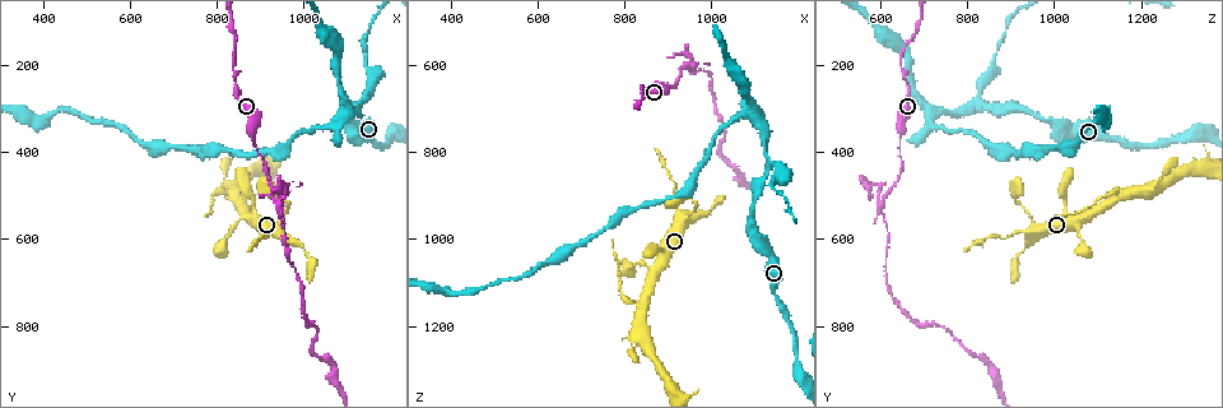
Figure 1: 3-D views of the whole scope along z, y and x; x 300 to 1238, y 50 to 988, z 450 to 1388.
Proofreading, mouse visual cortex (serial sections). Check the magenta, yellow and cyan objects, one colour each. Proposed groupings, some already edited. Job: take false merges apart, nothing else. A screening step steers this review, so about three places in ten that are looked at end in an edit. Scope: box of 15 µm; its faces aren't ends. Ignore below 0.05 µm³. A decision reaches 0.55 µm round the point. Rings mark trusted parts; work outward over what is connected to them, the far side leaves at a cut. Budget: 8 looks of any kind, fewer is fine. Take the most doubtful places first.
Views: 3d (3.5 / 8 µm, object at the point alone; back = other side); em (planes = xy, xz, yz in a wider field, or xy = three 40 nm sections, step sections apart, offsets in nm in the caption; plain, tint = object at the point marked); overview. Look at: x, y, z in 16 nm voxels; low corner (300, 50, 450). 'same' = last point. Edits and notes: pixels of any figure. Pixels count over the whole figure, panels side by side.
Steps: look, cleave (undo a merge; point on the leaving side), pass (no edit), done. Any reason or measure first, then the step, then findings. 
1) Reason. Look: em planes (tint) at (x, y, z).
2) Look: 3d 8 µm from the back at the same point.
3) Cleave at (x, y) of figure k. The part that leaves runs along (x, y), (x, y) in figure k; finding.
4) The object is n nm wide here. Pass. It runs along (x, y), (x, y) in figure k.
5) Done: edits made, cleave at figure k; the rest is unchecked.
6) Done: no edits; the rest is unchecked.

Three arms meet. Look: em xy step 1 (tint) at (945, 520, 600).

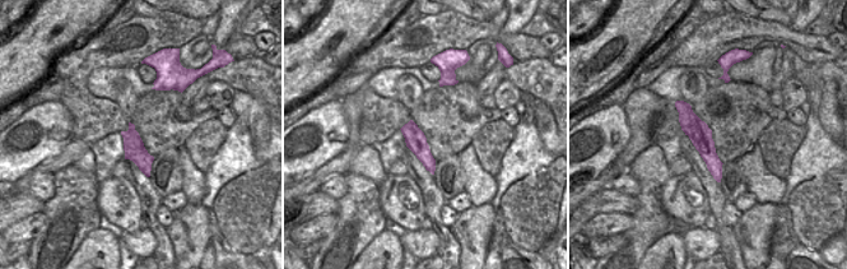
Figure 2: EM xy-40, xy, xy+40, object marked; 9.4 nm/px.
Look: 3d 3.5 µm at the same point.

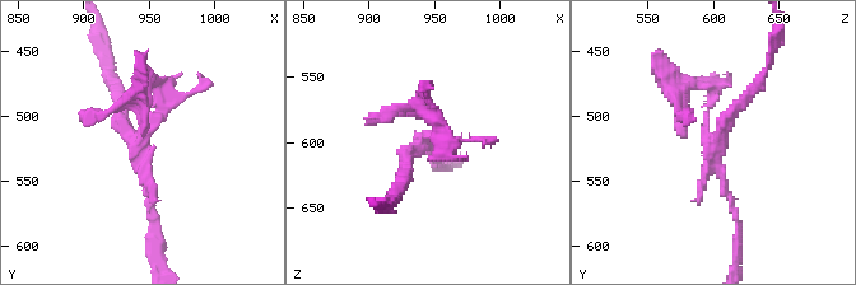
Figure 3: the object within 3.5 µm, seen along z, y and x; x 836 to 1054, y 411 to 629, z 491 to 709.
Pass. It runs along (112, 83), (148, 173), (152, 228) in figure 3; one cell here.

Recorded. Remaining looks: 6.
Arms part here. Look: 3d 8 µm at (1110, 305, 870).

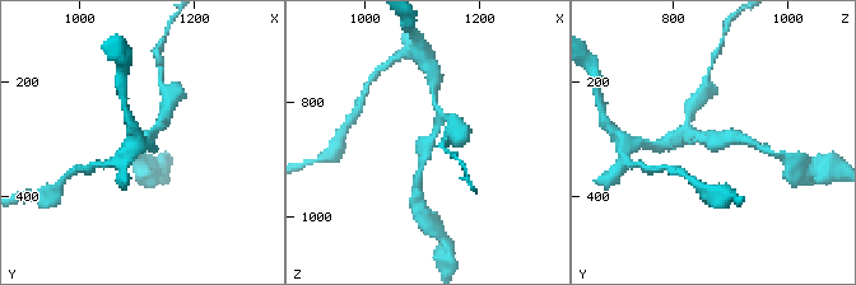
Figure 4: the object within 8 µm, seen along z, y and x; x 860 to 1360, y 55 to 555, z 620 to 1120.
3 arms meet here; the arms are 200, 200, 200 nm wide. Look: em xy step 2 (tint) at (1105, 300, 870).

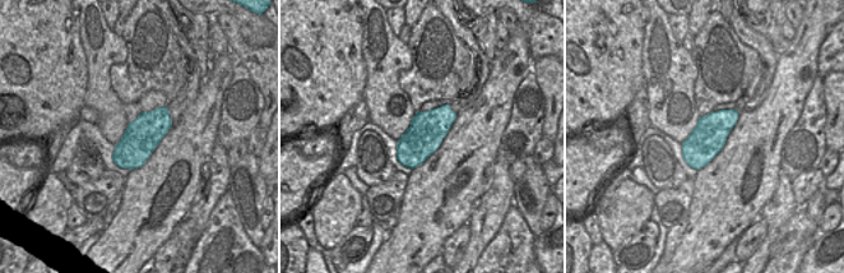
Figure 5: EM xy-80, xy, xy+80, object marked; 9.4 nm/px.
The object is 340 nm wide here. Pass. It runs along (418, 180), (437, 111) in figure 4; one cell here.

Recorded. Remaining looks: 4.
Look: 3d 3.5 µm from the back at (845, 505, 1155).

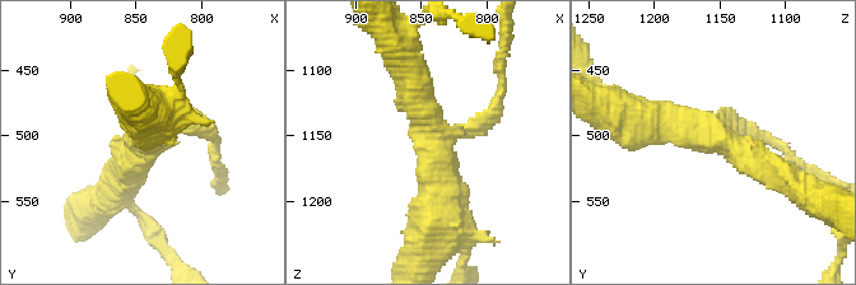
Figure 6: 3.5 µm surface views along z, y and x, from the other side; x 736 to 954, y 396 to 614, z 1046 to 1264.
3 arms meet here; the arms are 200, 400, 450 nm wide; shape alone is not enough. Look: em planes (tint) at (844, 500, 1158).

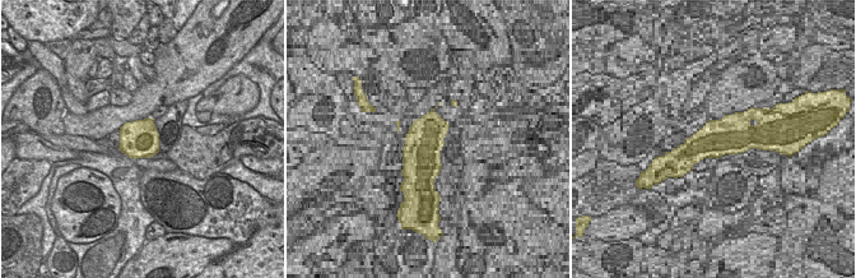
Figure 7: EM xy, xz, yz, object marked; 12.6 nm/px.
Another direction. Look: em xy step 5 (tint) at the same point.

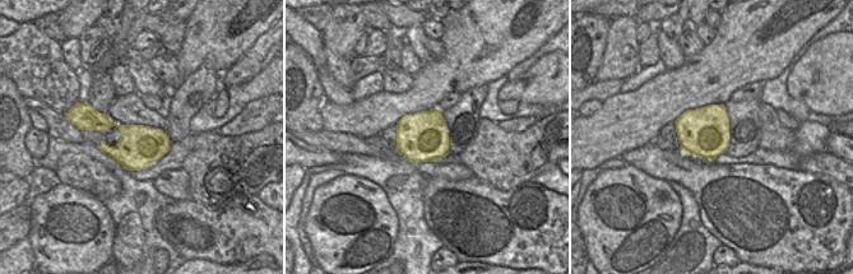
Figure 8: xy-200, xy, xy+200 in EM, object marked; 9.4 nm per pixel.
Pass. One cell here.

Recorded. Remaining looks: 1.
Done: no edits; the rest is unchecked.

